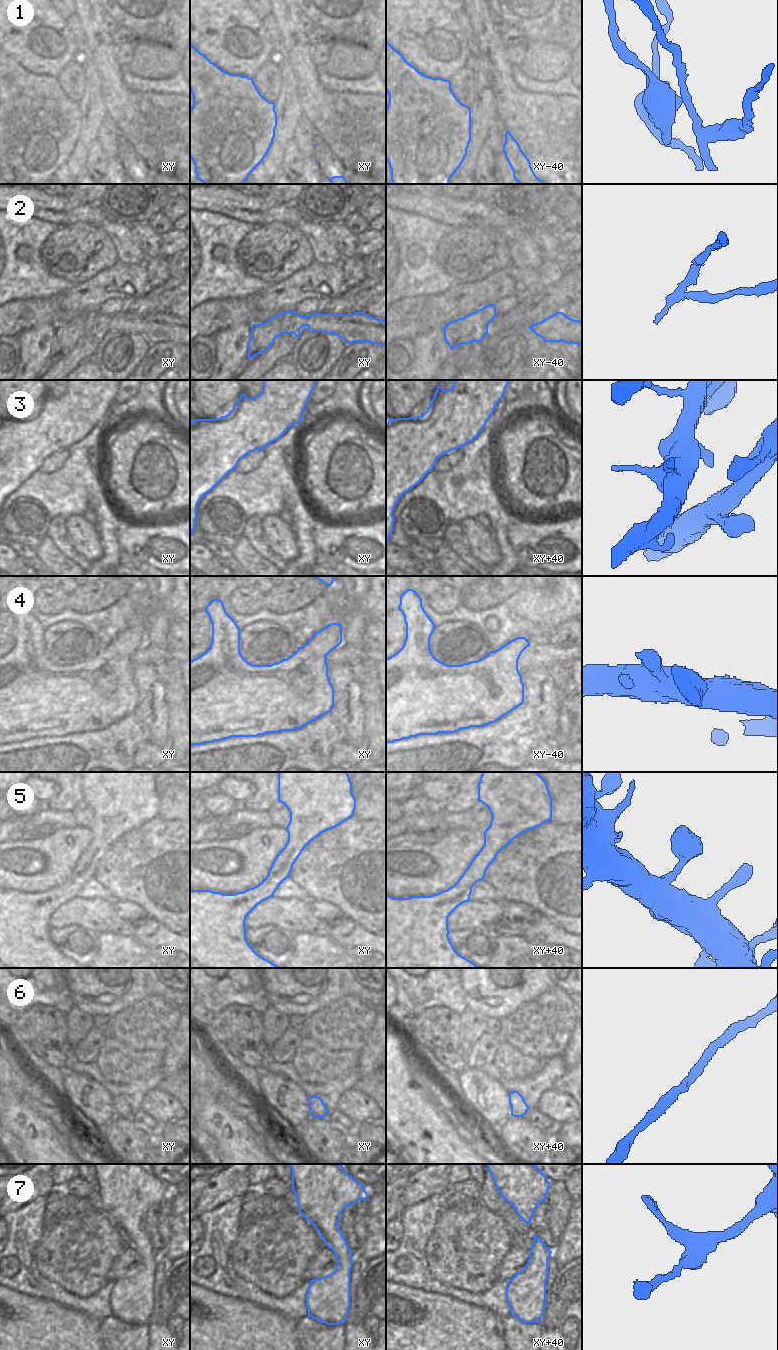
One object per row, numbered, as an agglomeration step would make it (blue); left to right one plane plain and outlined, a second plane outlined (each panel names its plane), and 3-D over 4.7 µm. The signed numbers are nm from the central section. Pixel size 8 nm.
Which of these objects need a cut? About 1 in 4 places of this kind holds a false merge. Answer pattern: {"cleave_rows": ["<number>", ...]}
{"cleave_rows": ["1", "2"]}

